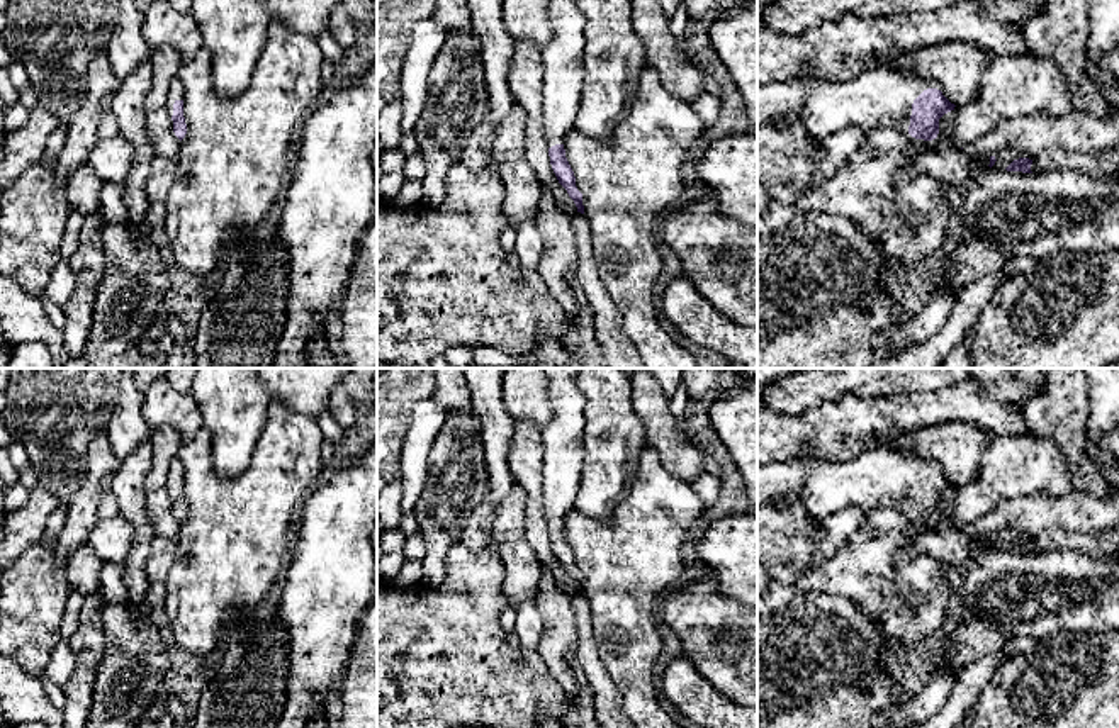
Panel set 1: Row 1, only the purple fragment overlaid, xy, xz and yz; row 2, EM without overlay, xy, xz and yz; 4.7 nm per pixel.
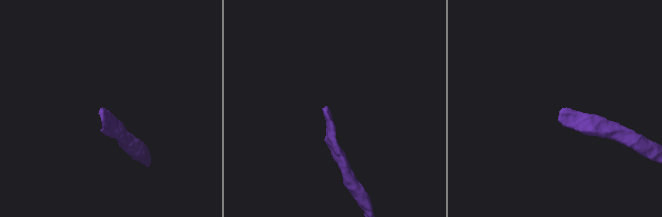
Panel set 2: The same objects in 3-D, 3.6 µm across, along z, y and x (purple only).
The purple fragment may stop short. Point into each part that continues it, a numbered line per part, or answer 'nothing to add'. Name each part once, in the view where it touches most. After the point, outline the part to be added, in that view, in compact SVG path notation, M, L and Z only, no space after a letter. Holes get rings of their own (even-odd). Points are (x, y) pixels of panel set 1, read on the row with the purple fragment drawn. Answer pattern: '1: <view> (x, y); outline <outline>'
1: yz (875, 99); outline M873 70L846 83L805 76L757 85L757 126L798 114L810 136L827 137L847 126L864 131L898 127L908 132L912 104L929 83L895 71Z

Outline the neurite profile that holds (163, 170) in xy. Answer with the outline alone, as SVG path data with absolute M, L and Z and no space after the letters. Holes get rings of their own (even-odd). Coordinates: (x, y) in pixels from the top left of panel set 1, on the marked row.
M155 156L146 180L146 193L151 204L165 204L177 176L178 160Z

